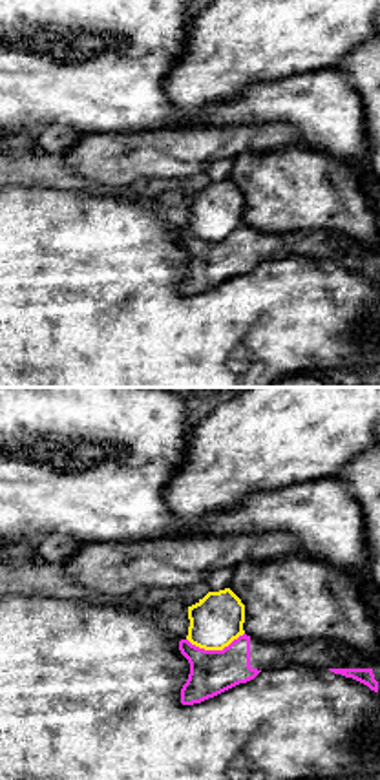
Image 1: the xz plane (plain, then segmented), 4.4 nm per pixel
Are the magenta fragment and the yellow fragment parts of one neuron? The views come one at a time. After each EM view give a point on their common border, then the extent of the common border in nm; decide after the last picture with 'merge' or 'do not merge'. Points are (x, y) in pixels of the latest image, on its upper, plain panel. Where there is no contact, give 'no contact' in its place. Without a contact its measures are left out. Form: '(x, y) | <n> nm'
(214, 242) | 260 nm

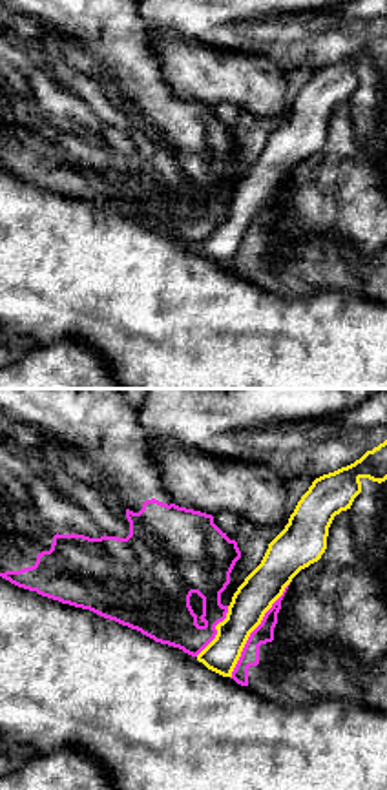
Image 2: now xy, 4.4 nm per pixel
(254, 221) | 500 nm

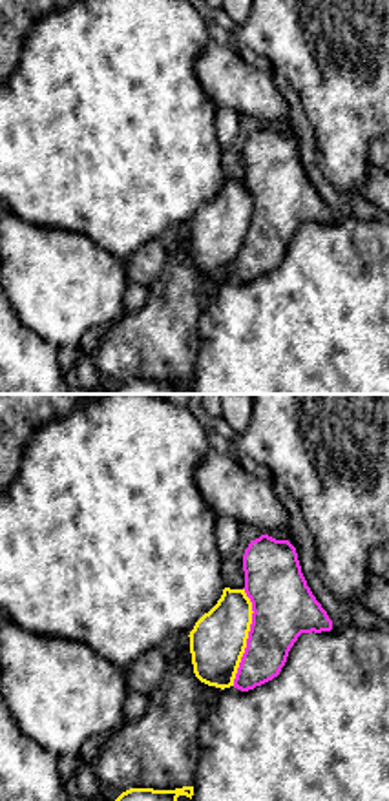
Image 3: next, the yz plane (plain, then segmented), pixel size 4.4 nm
(249, 228) | 440 nm

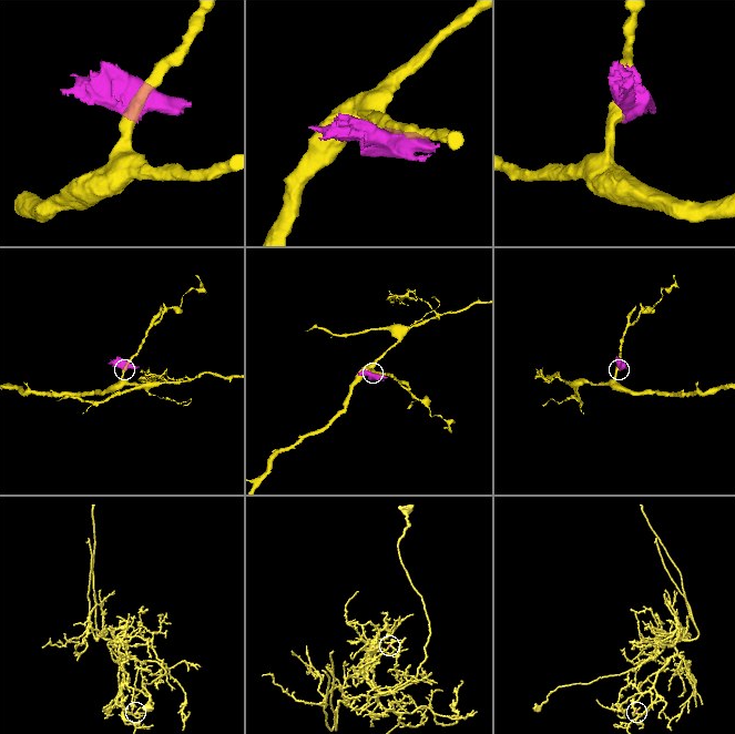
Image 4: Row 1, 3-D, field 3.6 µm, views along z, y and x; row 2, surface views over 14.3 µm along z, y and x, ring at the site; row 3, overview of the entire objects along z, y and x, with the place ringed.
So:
do not merge

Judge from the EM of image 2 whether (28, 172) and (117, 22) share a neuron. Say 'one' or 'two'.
one

